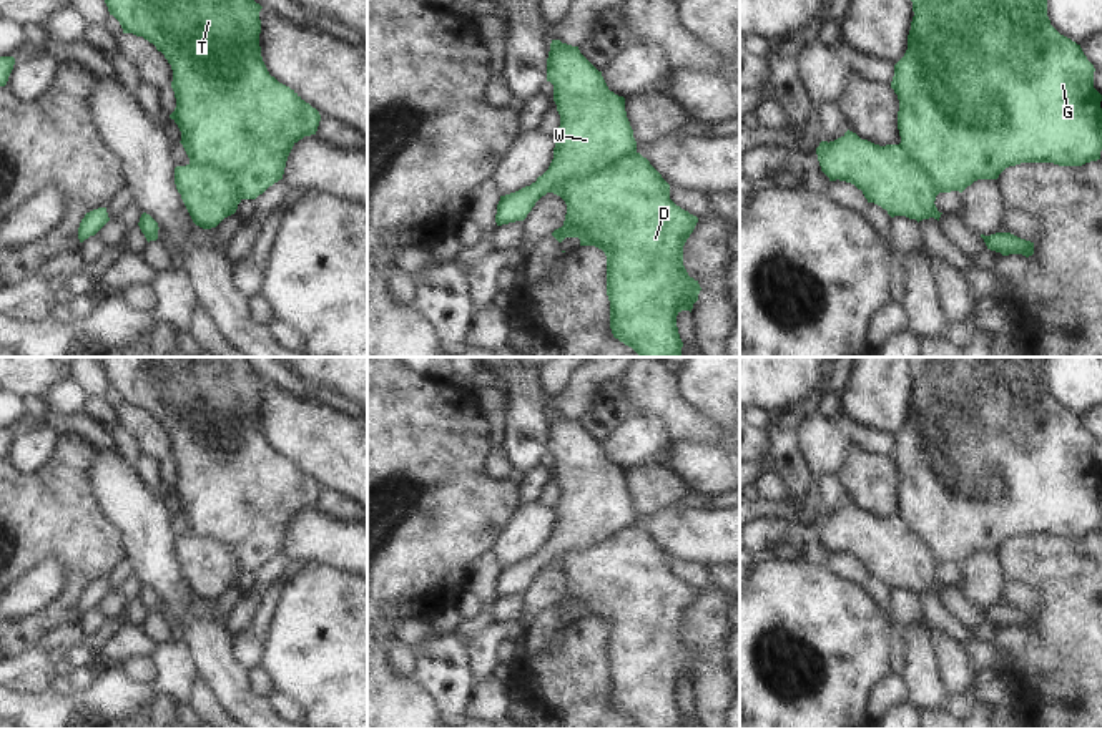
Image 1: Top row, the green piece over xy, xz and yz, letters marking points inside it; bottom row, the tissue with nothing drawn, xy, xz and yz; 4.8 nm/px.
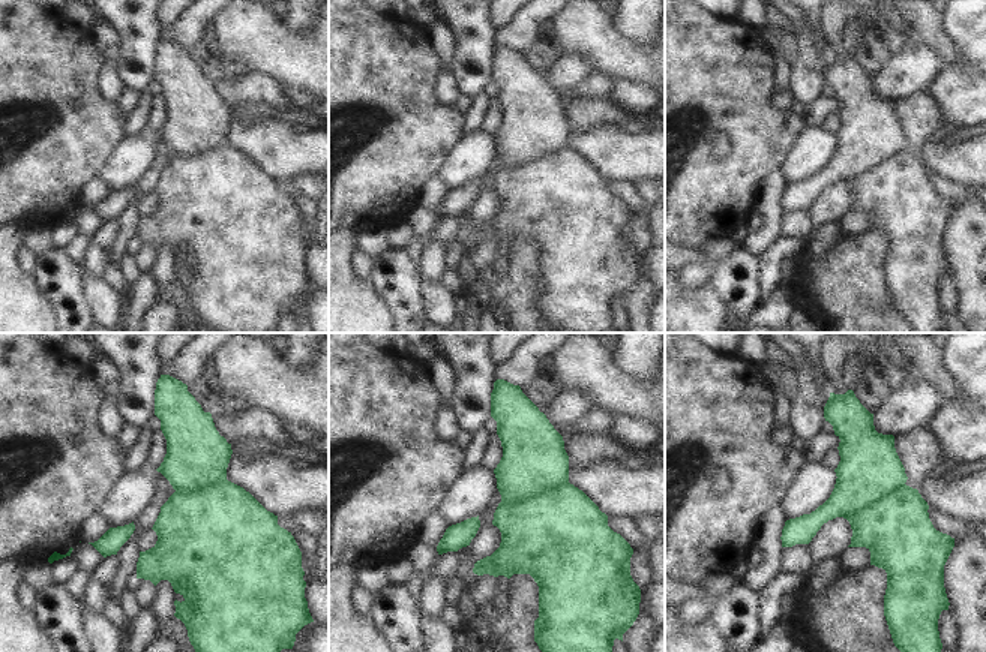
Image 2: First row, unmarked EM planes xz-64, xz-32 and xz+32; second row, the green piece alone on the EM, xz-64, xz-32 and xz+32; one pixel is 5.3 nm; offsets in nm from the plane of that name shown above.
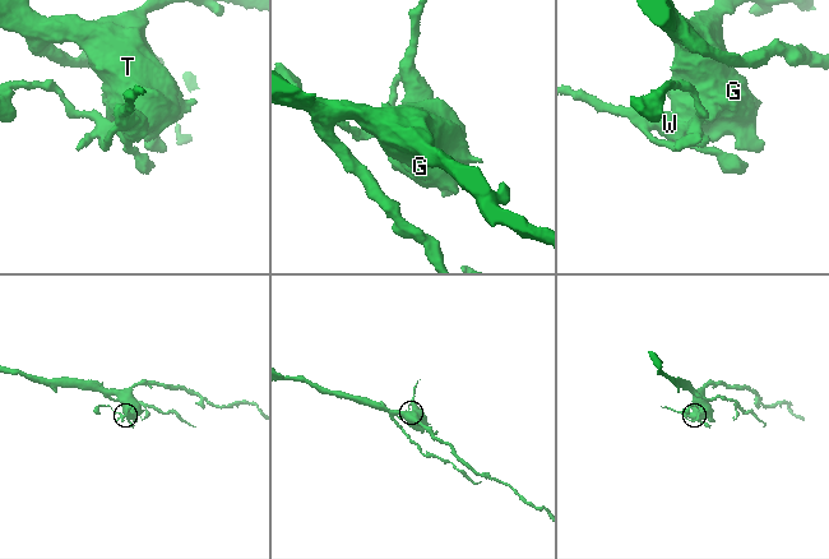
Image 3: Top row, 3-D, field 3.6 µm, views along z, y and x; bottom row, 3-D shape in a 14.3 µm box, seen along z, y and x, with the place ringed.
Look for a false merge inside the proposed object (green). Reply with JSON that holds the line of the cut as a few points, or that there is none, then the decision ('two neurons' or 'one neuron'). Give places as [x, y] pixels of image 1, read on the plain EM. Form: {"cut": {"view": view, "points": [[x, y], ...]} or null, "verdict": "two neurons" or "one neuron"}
{"cut": {"view": "xz", "points": [[635, 522], [584, 547], [564, 550], [550, 563]]}, "verdict": "two neurons"}

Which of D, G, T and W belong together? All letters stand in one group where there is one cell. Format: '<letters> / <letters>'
D G T / W

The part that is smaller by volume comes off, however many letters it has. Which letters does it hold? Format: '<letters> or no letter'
W

